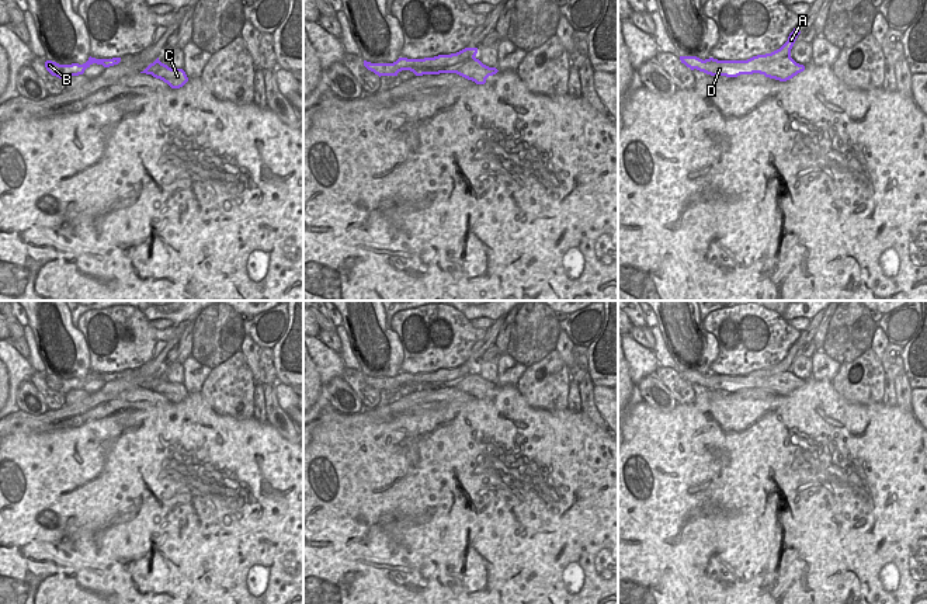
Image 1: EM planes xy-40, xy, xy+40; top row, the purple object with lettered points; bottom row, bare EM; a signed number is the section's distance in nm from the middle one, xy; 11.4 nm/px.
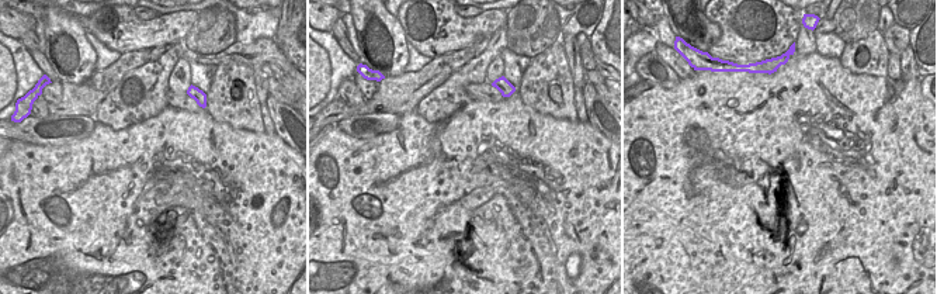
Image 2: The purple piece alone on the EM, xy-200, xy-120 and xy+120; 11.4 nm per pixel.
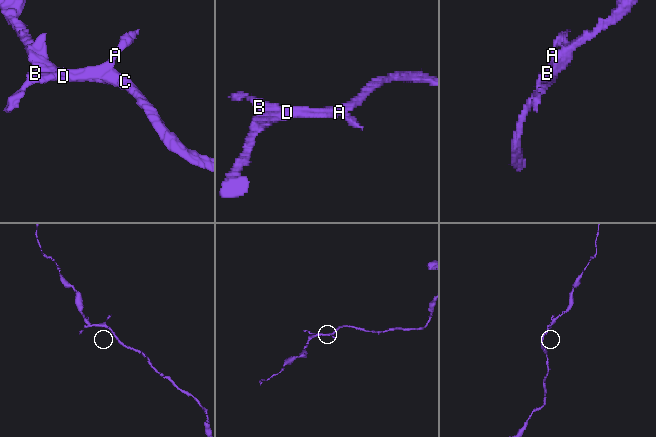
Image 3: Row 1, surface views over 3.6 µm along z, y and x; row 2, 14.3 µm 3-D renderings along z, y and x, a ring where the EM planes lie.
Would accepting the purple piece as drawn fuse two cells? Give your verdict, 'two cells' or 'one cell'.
two cells

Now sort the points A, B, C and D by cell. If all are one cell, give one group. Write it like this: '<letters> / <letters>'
A B / C D

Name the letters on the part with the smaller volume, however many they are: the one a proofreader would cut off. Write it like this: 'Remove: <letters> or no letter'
Remove: A, B

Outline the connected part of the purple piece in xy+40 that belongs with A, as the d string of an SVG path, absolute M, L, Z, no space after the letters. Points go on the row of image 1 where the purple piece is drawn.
M794 28L794 31L788 37L788 41L780 49L777 49L771 53L757 55L757 56L753 56L753 58L750 58L747 60L742 60L742 62L768 63L768 62L772 62L777 59L791 56L791 49L792 49L799 34L801 34L801 31Z

